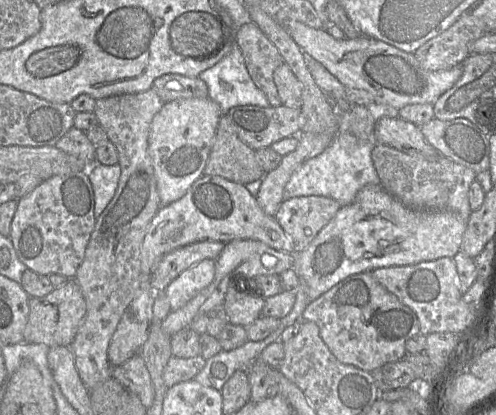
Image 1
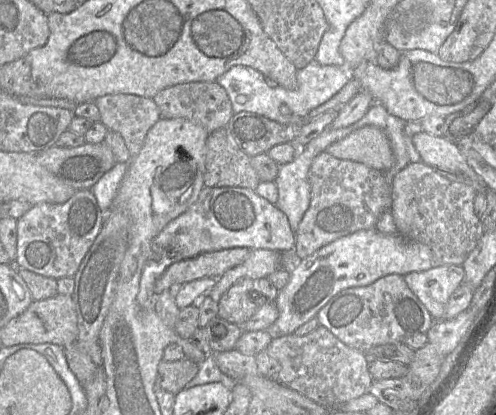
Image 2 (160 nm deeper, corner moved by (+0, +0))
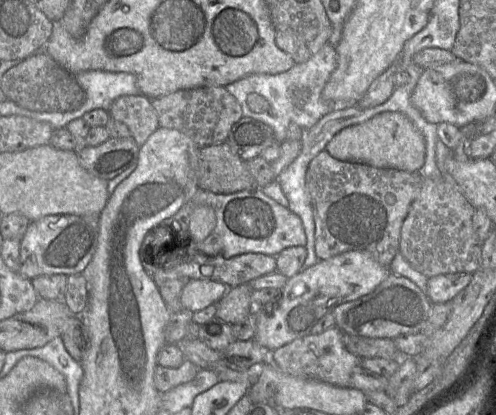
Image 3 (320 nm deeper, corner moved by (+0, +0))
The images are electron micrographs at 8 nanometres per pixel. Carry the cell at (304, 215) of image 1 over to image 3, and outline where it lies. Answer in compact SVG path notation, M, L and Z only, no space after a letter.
M325 150L318 153L307 168L306 187L313 209L319 260L348 251L363 251L383 267L390 267L399 252L402 224L422 183L418 172L340 161Z

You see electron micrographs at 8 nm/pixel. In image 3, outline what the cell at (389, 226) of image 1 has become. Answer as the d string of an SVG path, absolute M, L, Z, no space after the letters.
M348 251L319 260L315 265L288 278L276 303L255 306L252 313L257 324L254 339L272 352L297 338L309 335L312 327L327 312L332 312L342 303L369 294L390 274L390 267L383 267L363 251Z

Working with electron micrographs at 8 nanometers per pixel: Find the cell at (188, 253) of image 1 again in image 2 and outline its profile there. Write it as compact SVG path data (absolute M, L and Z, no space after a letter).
M248 247L227 248L203 252L174 262L157 279L155 295L169 289L174 283L185 284L204 277L218 278L227 270L243 263L251 250Z

